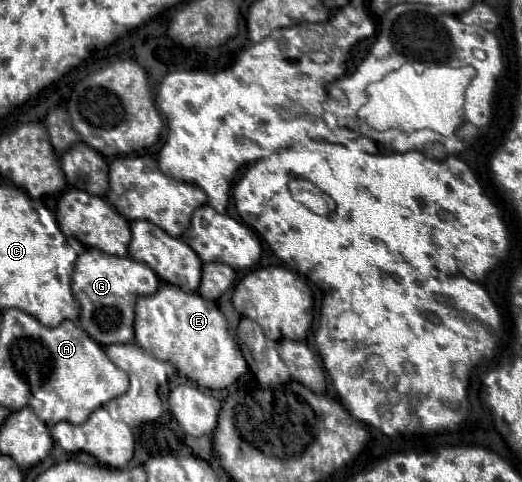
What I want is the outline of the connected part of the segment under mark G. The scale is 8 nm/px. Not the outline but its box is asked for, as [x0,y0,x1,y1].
[72,249,158,345]

